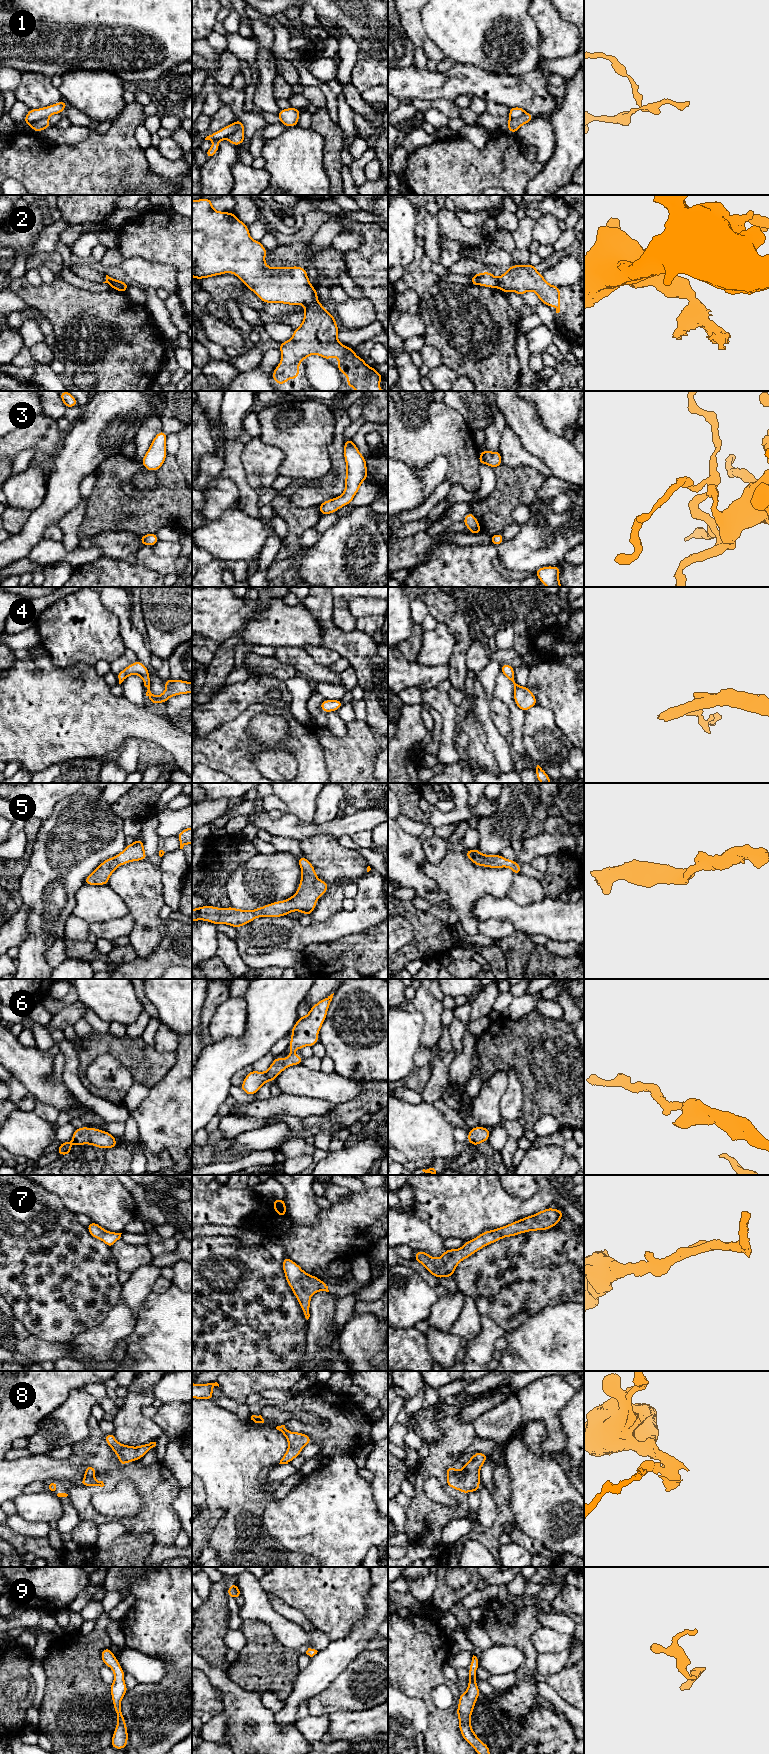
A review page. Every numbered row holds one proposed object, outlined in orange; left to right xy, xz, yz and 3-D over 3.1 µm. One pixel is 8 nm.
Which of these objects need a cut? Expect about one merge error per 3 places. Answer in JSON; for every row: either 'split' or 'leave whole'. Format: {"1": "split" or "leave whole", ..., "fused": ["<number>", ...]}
{"1": "split", "2": "split", "3": "leave whole", "4": "leave whole", "5": "leave whole", "6": "leave whole", "7": "leave whole", "8": "split", "9": "leave whole", "fused": ["1", "2", "8"]}

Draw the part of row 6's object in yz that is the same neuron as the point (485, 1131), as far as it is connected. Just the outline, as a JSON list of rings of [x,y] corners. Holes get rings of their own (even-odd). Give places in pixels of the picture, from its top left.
[[[475,1127],[468,1132],[468,1143],[474,1146],[482,1143],[483,1141],[488,1141],[490,1136],[490,1130],[484,1127]]]

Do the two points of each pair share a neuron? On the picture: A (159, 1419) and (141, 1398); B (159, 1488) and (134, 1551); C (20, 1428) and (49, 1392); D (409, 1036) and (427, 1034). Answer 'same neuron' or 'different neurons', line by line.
A: different neurons
B: different neurons
C: same neuron
D: different neurons

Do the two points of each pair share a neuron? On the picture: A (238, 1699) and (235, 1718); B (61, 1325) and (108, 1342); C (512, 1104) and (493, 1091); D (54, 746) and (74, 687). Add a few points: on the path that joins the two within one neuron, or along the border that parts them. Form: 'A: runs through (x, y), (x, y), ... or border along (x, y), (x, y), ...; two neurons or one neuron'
A: runs through (238, 1704), (238, 1713); one neuron
B: border along (103, 1319), (99, 1324), (79, 1333), (71, 1341); two neurons
C: border along (507, 1073), (507, 1088), (499, 1105), (502, 1120); two neurons
D: runs through (54, 731), (54, 723), (74, 702); one neuron

